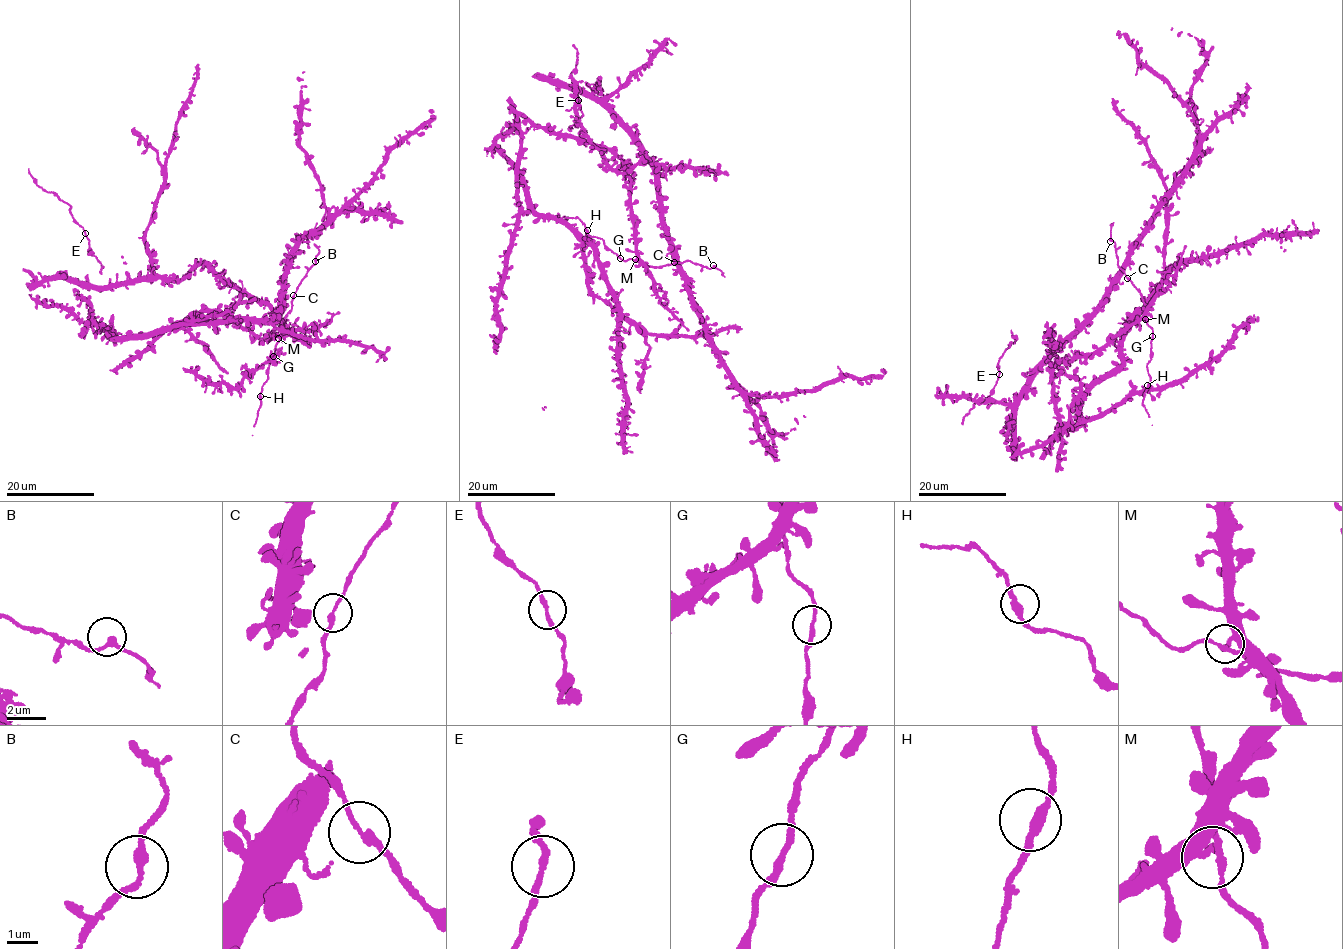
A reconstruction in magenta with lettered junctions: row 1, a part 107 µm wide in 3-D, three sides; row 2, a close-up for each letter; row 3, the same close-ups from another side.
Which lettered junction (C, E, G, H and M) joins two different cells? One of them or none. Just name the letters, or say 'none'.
none

